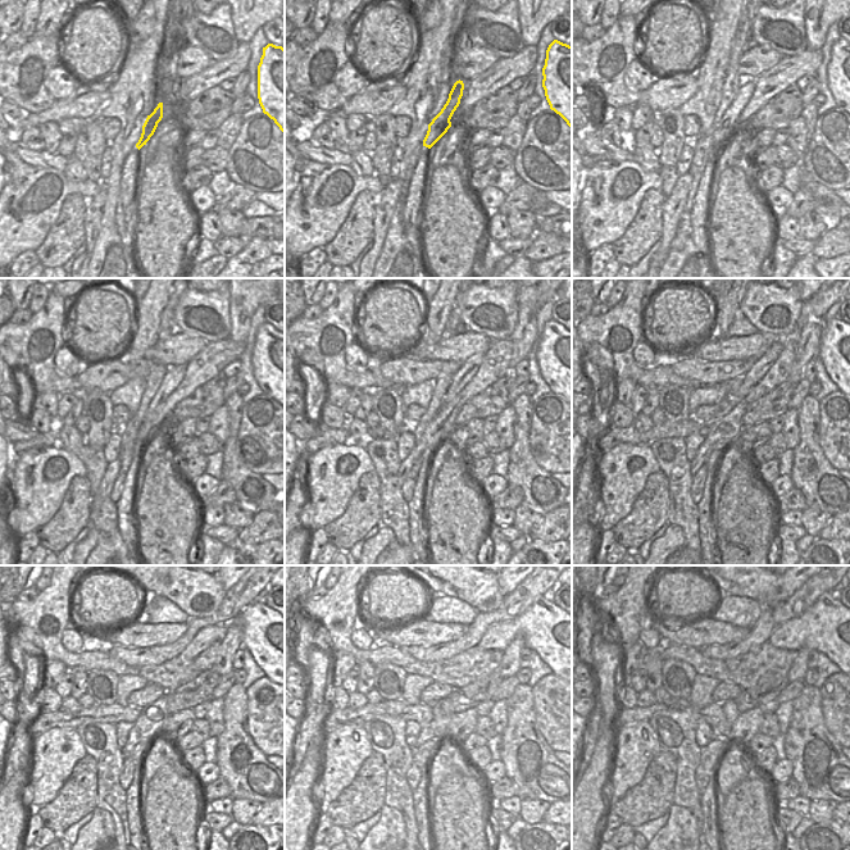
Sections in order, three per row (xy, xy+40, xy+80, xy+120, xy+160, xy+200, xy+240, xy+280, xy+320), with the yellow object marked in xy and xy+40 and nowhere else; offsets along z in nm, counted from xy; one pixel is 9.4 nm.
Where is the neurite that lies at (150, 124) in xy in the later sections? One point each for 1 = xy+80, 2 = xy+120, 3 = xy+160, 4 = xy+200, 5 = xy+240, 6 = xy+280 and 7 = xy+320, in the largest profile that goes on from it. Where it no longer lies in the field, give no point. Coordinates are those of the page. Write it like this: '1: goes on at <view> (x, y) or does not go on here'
1: goes on at xy+80 (748, 87)
2: goes on at xy+120 (173, 377)
3: goes on at xy+160 (468, 369)
4: goes on at xy+200 (753, 377)
5: goes on at xy+240 (207, 636)
6: goes on at xy+280 (545, 627)
7: goes on at xy+320 (828, 627)

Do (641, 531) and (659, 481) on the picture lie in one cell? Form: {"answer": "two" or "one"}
{"answer": "one"}

